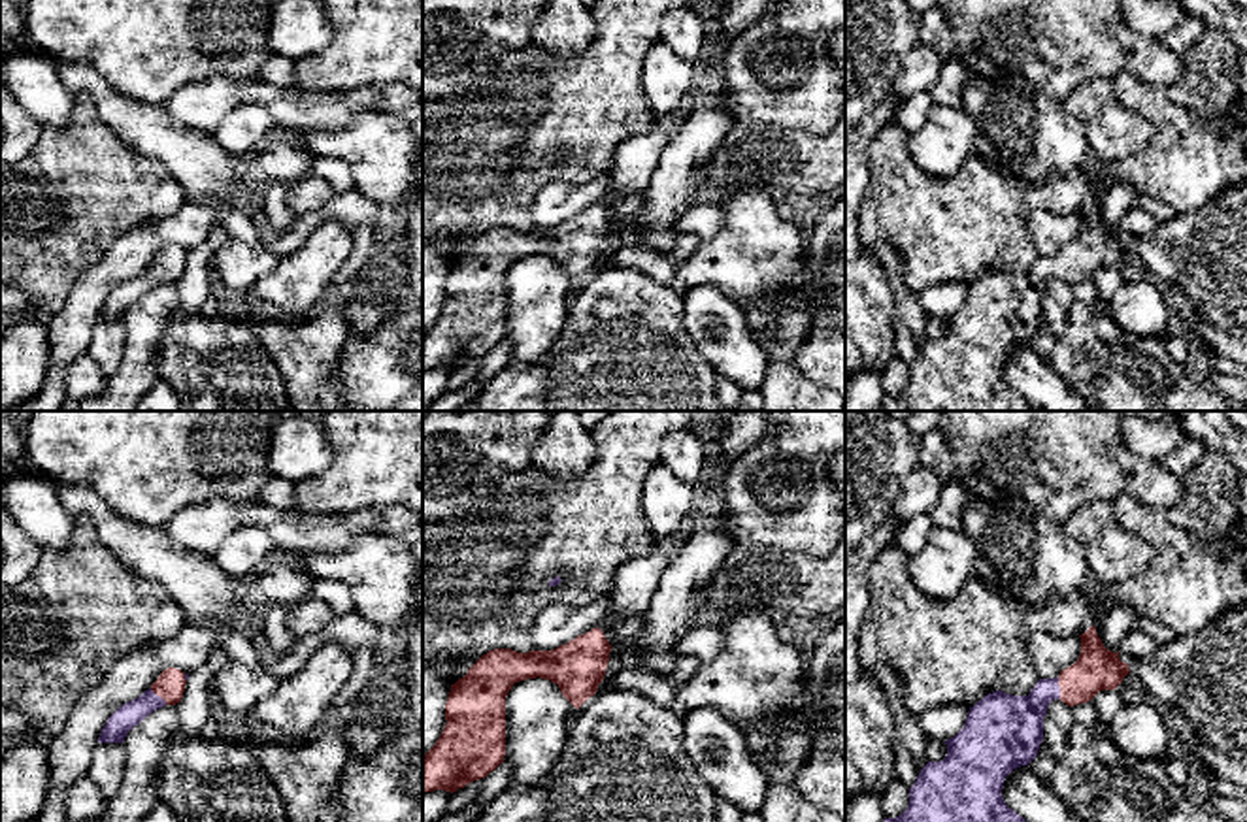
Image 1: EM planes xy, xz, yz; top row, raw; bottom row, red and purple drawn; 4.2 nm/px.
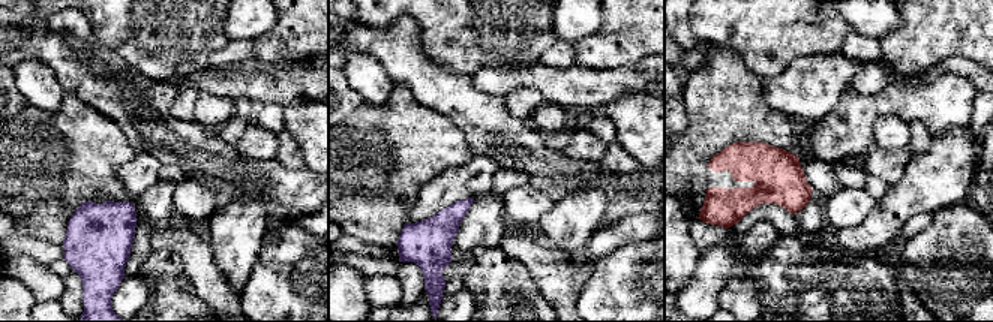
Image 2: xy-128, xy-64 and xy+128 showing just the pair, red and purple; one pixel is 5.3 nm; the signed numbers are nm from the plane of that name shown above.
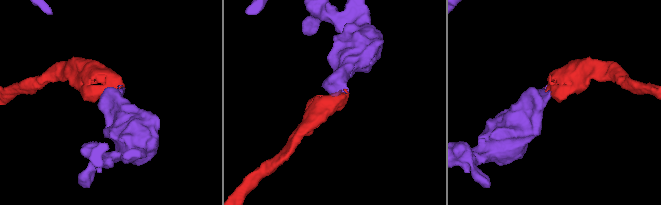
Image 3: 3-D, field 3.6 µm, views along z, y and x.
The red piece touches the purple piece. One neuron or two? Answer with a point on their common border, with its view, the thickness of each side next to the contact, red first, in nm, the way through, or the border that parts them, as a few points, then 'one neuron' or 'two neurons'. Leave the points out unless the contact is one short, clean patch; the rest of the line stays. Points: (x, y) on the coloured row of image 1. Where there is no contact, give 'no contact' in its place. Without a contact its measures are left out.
yz (1061, 689) | 190/240 nm | across yz (1097, 668), (1080, 683), (1061, 689), (1049, 689), (1014, 723) | one neuron

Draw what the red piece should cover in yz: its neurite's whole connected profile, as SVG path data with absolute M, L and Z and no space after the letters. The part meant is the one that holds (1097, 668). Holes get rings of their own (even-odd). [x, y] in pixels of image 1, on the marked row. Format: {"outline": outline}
{"outline": "M1090 626L1081 637L1081 654L1075 664L1055 679L1039 679L1028 696L1011 696L1002 690L987 694L970 707L964 728L945 741L947 756L928 762L909 788L909 805L896 818L883 822L1026 822L1002 797L1006 777L1028 765L1043 741L1043 718L1053 699L1073 707L1090 701L1100 690L1115 690L1130 673L1128 664L1104 647Z"}

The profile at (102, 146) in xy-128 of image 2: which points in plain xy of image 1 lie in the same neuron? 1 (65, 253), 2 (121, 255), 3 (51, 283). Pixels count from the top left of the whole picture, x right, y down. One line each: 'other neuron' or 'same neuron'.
1: same neuron
2: other neuron
3: same neuron

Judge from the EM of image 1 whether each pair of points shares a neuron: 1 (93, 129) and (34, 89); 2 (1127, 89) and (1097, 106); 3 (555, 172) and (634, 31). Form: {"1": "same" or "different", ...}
{"1": "different", "2": "different", "3": "same"}

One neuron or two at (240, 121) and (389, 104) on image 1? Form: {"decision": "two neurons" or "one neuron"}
{"decision": "two neurons"}

